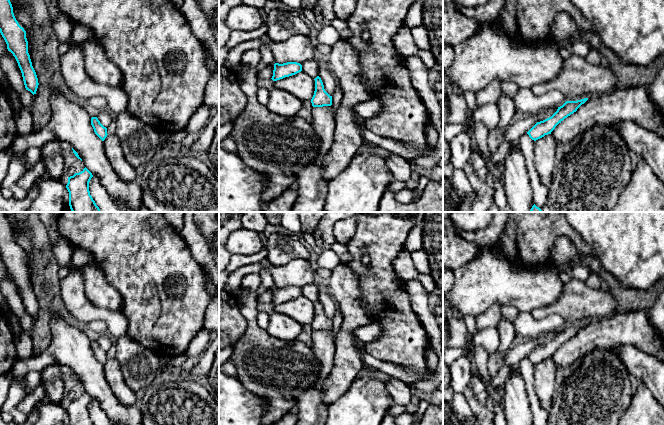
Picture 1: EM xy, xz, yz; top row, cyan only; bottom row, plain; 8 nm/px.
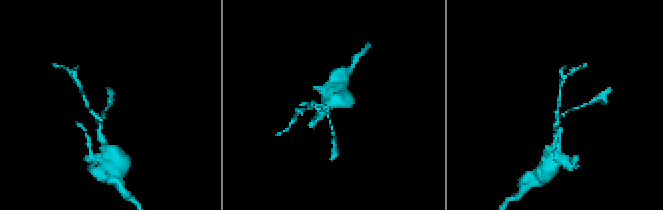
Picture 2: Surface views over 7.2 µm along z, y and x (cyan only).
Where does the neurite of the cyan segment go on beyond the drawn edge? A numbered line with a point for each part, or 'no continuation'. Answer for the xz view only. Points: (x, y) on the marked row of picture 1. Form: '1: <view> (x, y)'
no continuation

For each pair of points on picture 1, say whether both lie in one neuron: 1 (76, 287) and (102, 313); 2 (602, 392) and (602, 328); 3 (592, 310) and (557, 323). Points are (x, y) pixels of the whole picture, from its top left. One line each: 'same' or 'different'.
1: same
2: different
3: different

